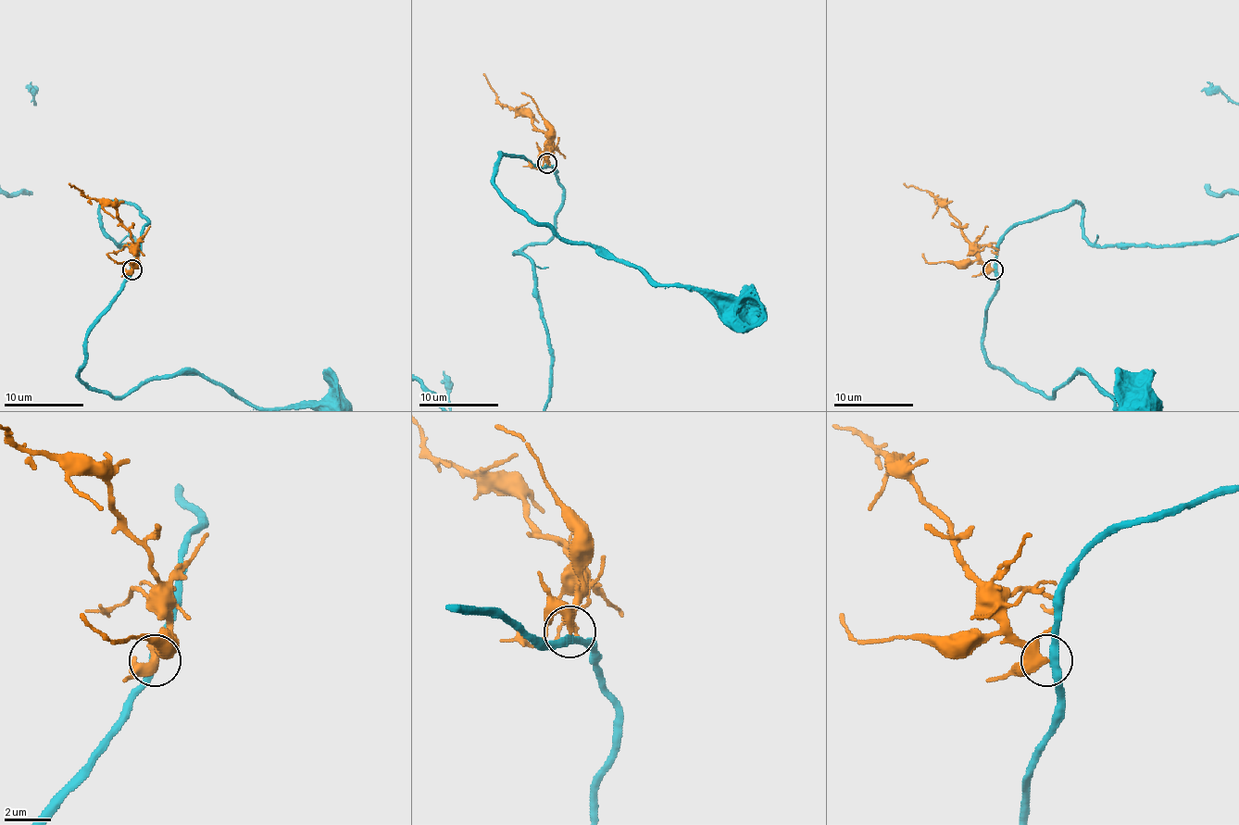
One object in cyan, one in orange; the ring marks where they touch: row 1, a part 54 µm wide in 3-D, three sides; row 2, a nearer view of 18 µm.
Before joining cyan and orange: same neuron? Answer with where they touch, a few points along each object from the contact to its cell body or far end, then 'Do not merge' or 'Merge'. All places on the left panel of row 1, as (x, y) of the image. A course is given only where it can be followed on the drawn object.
Place: (132, 269). Course of cyan: (132, 268), (87, 336), (79, 376), (91, 388), (120, 395), (192, 374), (259, 407). Course of orange: (132, 268), (136, 245), (117, 211), (111, 206), (89, 199), (81, 190), (69, 183). Do not merge

